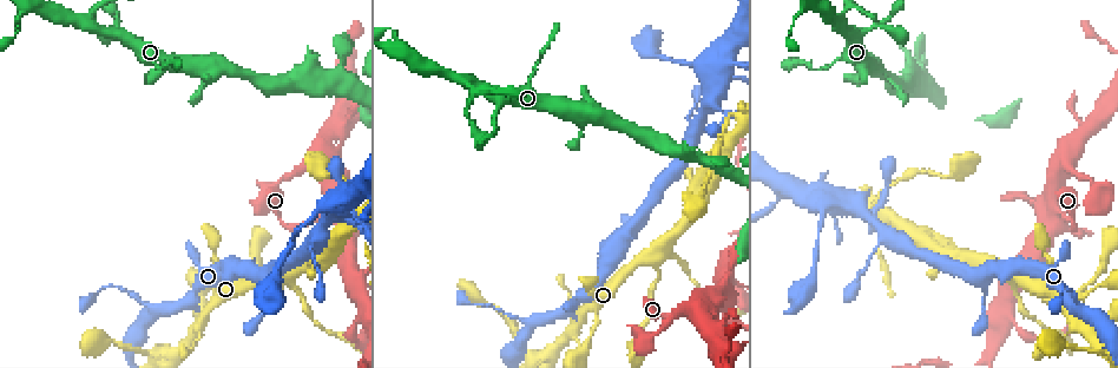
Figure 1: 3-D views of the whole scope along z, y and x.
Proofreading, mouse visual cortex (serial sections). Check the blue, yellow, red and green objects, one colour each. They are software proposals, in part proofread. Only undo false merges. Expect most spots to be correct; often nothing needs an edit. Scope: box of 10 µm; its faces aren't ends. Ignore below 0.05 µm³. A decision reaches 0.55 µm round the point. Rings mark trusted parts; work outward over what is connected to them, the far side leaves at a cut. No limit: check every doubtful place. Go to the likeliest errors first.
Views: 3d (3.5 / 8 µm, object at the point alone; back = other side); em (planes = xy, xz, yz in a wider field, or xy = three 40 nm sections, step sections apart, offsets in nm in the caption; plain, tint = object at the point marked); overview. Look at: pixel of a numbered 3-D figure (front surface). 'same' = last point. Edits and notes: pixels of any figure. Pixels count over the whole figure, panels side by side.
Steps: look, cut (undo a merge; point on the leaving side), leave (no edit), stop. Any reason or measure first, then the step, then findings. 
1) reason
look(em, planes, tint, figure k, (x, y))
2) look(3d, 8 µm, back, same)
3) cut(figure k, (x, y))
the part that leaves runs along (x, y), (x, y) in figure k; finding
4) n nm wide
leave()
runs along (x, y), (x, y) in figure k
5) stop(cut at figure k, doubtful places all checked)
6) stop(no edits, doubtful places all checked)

four arms meet
look(3d, 3.5 µm, figure 1, (655, 254))

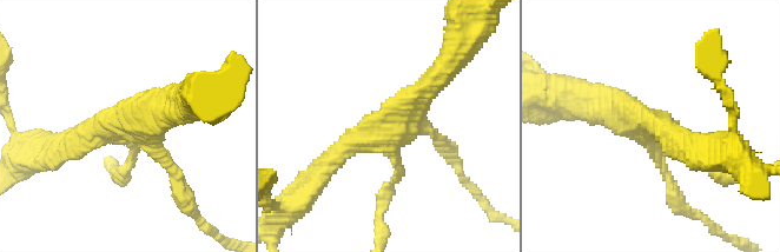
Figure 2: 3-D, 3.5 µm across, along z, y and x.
4 arms; arms of 150, 150, 300, 350 nm; shape alone is not enough
look(em, planes, tint, figure 2, (124, 124))

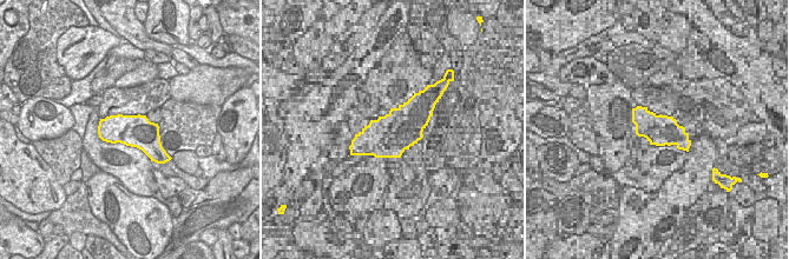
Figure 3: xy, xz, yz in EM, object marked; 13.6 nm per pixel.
leave()
runs along (325, 166), (441, 73) in figure 2; all the same cell

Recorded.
calibre changes
look(3d, 3.5 µm, figure 1, (675, 257))

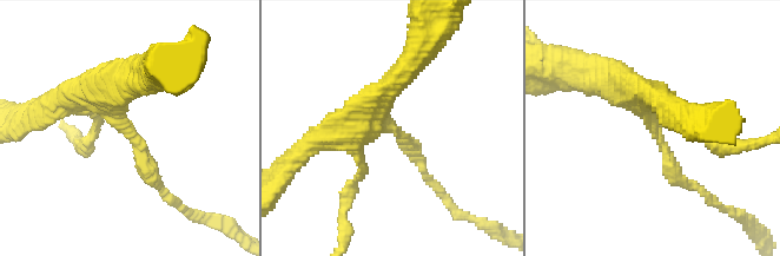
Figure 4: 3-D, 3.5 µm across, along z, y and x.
look(em, xy, step 2, tint, figure 4, (133, 136))

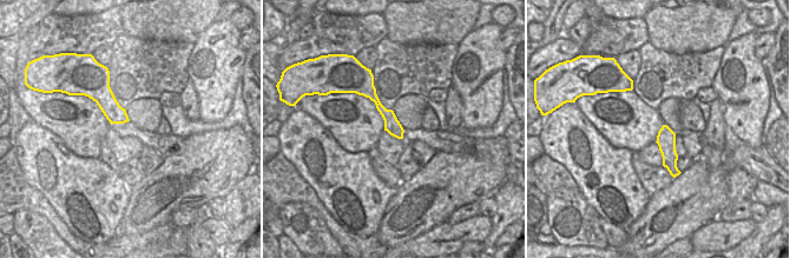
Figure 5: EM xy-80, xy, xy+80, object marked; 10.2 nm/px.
arms of 200, 450 nm
leave()
runs along (75, 94), (100, 94), (159, 185) in figure 4; one cell here

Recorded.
four arms meet
look(3d, 8 µm, figure 1, (1054, 205))

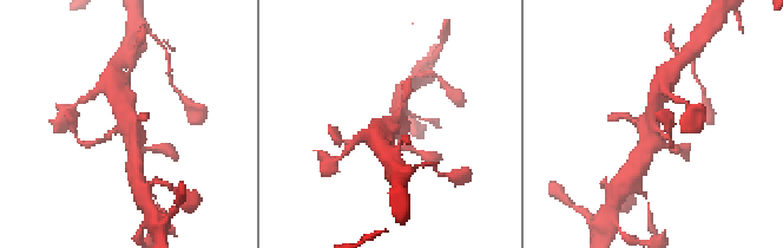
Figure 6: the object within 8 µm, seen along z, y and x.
look(3d, 3.5 µm, same)

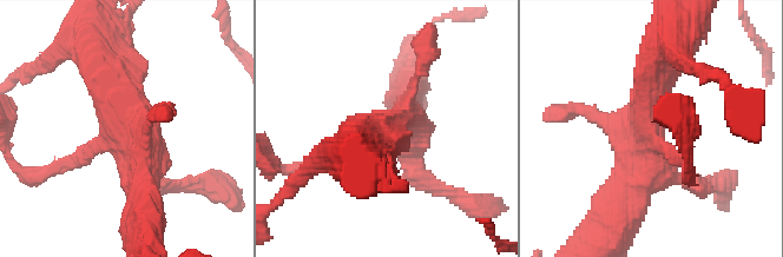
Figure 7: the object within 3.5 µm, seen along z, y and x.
4 arms; arms of 150, 200, 500, 500 nm
look(em, planes, tint, figure 7, (649, 130))

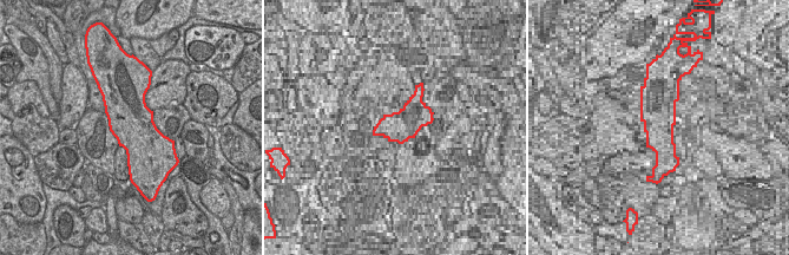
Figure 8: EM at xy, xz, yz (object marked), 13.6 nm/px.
600 nm wide
leave()
runs along (57, 167), (118, 127), (100, 59) in figure 7; one cell here

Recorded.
abrupt turn
look(3d, 3.5 µm, figure 1, (467, 84))

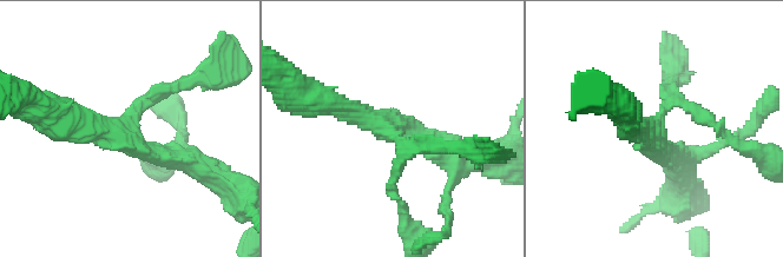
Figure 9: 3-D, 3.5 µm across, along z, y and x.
4 arms; arms of 150, 200, 250, 300 nm
look(em, xy, step 5, plain, figure 9, (651, 135))

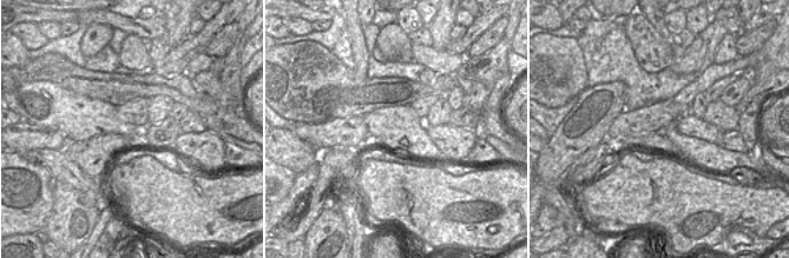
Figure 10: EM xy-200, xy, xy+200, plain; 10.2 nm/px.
with the object marked
look(em, xy, step 5, tint, same)

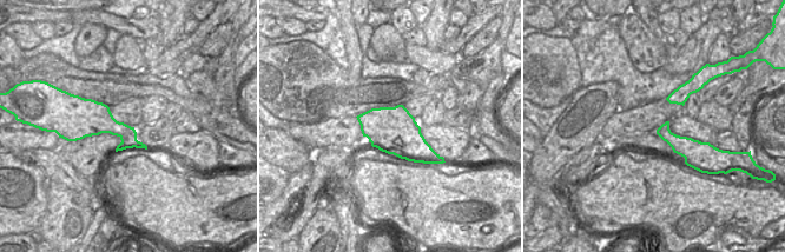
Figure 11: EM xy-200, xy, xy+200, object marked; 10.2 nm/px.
leave()
runs along (458, 153), (323, 101) in figure 9; one cell here

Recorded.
look(3d, 3.5 µm, back, figure 1, (724, 114))

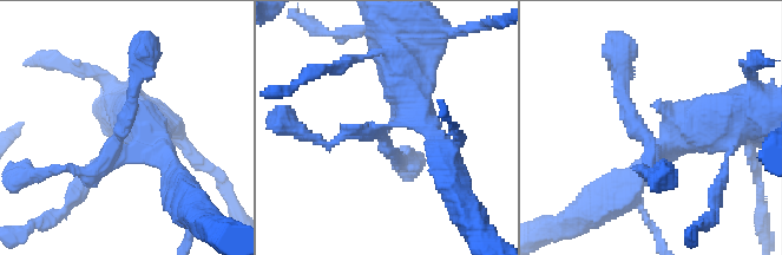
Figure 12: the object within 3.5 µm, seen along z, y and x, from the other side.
4 arms; arms of 150, 200, 250, 500 nm; shape alone is not enough
look(em, xy, step 2, tint, figure 12, (122, 151))

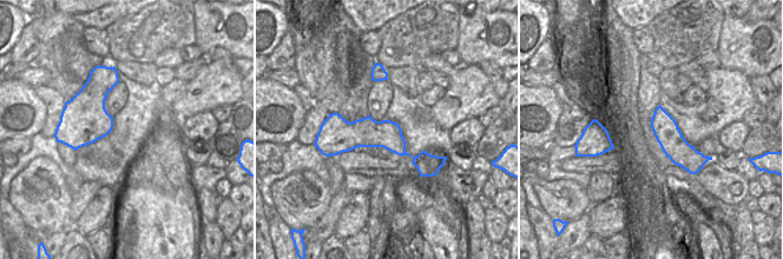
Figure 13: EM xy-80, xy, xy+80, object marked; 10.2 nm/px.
leave()
runs along (176, 167), (132, 84) in figure 12; all the same cell

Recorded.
stop(no edits, doubtful places all checked)

